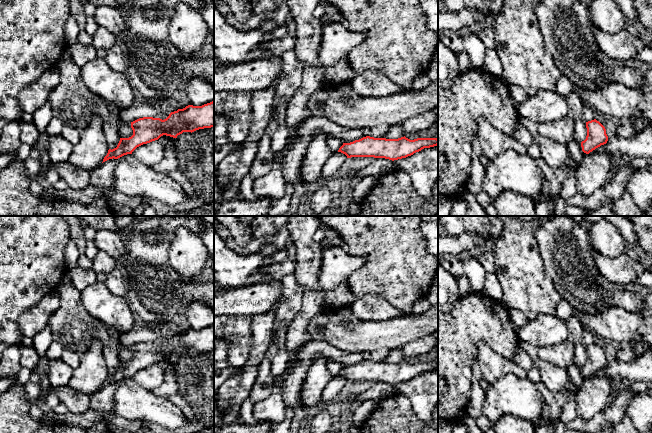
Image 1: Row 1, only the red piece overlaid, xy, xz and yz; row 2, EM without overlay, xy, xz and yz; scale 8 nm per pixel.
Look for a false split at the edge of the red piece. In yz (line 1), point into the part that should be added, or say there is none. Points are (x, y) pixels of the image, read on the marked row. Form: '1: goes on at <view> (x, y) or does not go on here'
1: does not go on here

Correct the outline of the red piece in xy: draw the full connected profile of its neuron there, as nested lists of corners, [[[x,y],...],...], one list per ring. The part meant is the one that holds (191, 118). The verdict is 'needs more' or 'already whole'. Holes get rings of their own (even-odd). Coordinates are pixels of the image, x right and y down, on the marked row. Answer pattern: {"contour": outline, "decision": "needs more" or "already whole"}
{"contour": [[[214,101],[202,106],[188,105],[171,112],[164,120],[153,117],[139,118],[131,122],[133,135],[120,138],[117,147],[108,150],[103,162],[132,154],[137,147],[158,140],[163,135],[177,138],[183,132],[192,133],[211,127],[214,127]]], "decision": "already whole"}

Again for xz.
{"contour": [[[363,137],[350,143],[343,143],[338,152],[351,157],[374,157],[389,160],[398,160],[413,155],[424,148],[438,145],[437,138],[417,138],[410,140],[401,137],[398,139]]], "decision": "already whole"}

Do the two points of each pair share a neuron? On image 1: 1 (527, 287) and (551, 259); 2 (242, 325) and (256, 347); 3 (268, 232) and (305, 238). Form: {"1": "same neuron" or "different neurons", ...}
{"1": "different neurons", "2": "different neurons", "3": "different neurons"}

